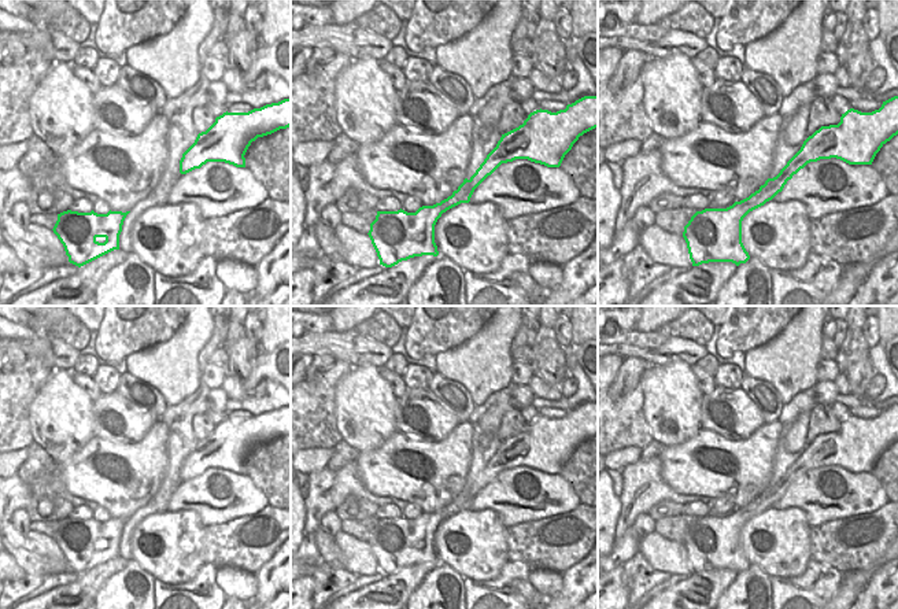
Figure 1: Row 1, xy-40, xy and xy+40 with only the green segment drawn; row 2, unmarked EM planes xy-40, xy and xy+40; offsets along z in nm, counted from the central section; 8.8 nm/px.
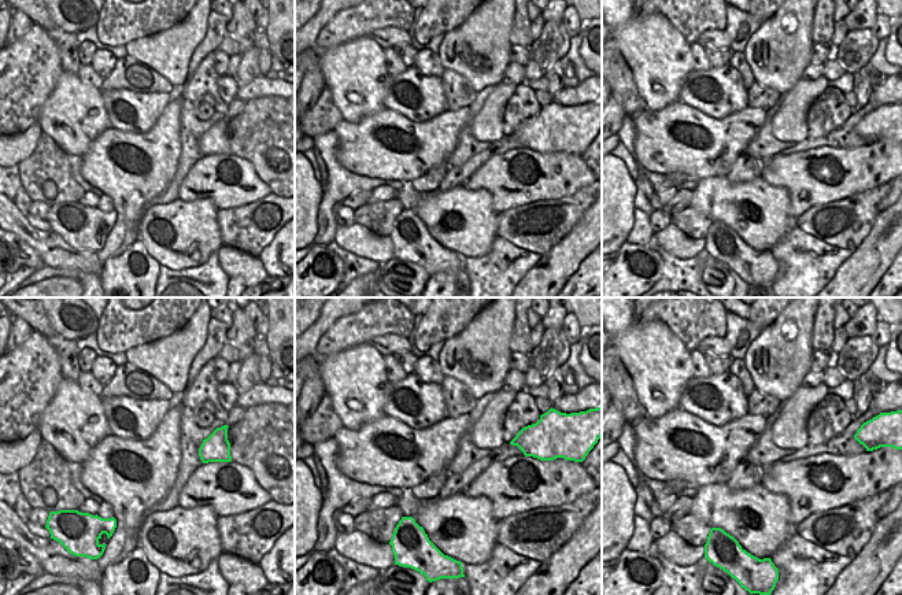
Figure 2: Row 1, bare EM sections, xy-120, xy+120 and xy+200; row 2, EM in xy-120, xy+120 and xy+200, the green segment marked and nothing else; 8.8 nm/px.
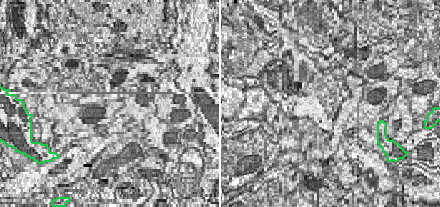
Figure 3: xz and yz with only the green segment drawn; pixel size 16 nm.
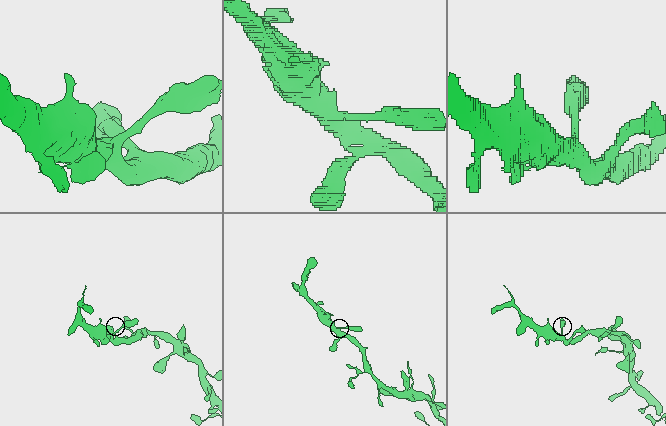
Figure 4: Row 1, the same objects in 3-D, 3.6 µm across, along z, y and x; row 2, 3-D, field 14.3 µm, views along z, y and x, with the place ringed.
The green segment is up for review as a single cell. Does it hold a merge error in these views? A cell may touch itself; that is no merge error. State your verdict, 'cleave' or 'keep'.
keep

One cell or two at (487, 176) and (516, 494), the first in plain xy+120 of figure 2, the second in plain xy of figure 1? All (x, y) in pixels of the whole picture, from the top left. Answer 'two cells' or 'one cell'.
one cell

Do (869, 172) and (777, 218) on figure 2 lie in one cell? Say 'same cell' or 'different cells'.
different cells

